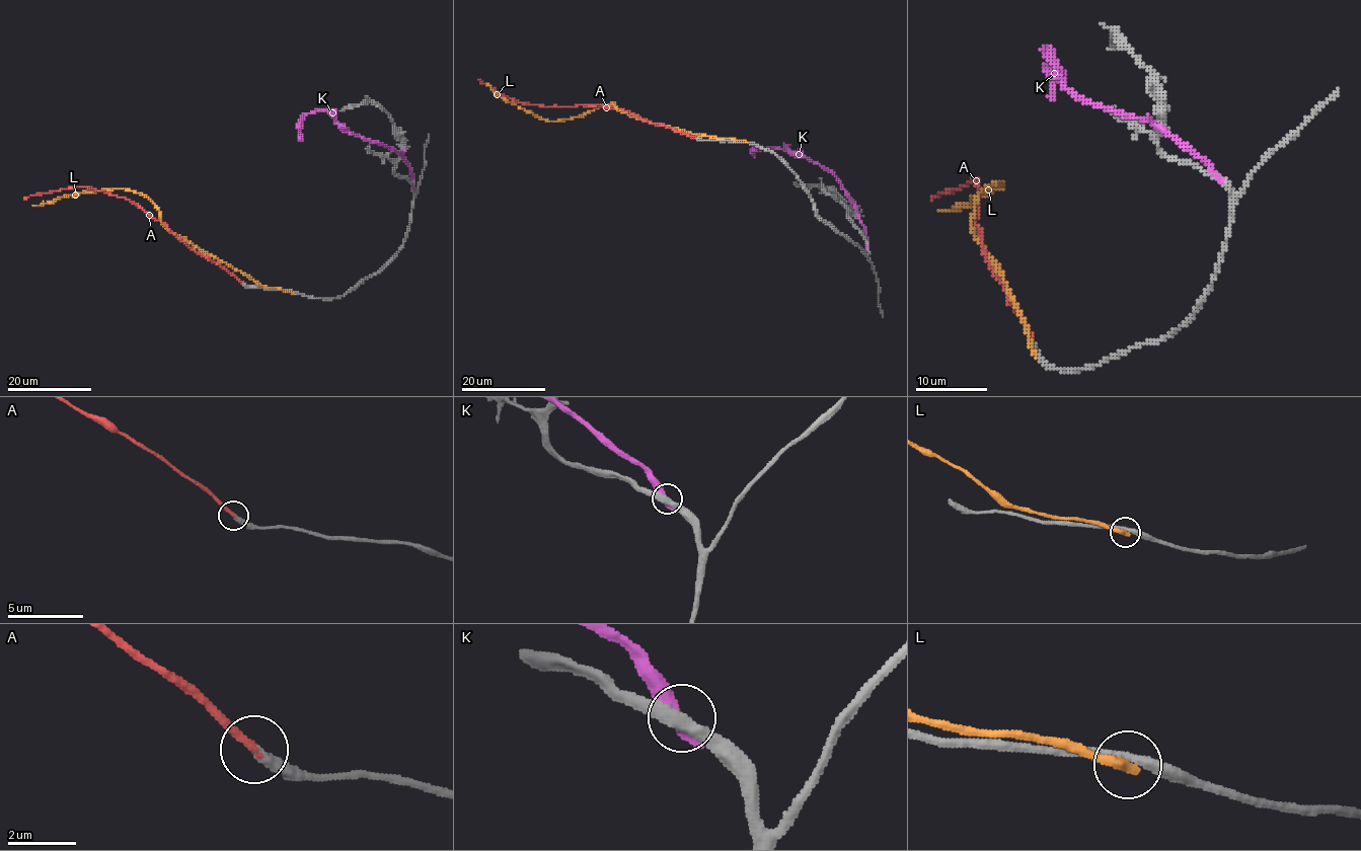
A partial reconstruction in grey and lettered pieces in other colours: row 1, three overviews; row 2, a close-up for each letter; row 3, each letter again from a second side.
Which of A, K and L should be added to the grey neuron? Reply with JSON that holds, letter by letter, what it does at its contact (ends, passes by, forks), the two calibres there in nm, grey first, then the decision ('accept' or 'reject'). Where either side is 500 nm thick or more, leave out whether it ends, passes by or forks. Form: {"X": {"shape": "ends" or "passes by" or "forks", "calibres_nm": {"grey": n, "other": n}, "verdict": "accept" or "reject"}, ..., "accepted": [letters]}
{"A": {"shape": "ends", "calibres_nm": {"grey": 320, "other": 260}, "verdict": "accept"}, "K": {"calibres_nm": {"grey": 360, "other": 600}, "verdict": "reject"}, "L": {"shape": "ends", "calibres_nm": {"grey": 280, "other": 320}, "verdict": "reject"}, "accepted": ["A"]}

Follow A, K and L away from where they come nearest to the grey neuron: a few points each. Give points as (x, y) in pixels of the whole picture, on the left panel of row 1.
A: (242, 283), (188, 248), (161, 222), (127, 199), (91, 188), (72, 187), (23, 199)
K: (413, 185), (411, 169), (397, 151), (347, 132), (326, 111), (314, 109), (303, 117), (302, 141)
L: (292, 292), (257, 285), (181, 240), (166, 228), (149, 199), (132, 190), (94, 190), (33, 205)

